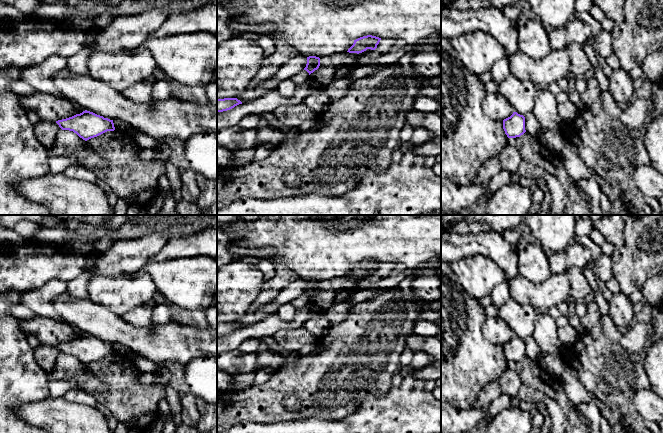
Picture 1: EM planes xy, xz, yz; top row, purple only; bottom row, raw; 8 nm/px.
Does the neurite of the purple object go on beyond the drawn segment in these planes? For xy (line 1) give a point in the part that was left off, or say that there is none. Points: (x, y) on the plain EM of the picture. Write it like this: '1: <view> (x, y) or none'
1: none

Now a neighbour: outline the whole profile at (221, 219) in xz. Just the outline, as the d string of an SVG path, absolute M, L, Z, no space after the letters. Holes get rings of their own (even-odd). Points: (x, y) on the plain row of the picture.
M217 215L217 229L224 224L232 223L237 219L236 215Z

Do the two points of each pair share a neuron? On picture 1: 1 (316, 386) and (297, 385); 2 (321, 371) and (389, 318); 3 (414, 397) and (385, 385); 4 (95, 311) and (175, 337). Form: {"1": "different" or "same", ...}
{"1": "same", "2": "same", "3": "different", "4": "same"}

